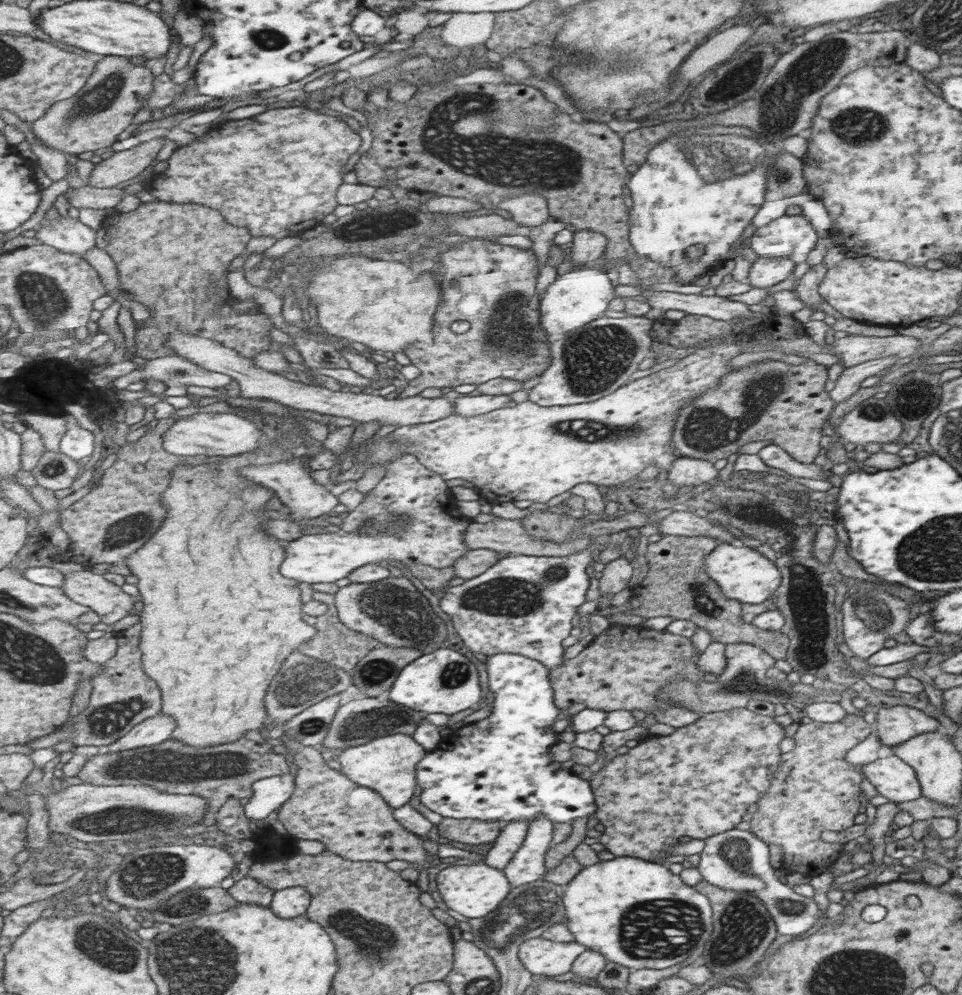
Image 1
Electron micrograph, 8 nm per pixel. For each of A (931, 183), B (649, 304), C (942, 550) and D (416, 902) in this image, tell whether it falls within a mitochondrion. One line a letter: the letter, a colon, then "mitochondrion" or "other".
A: other
B: other
C: mitochondrion
D: other

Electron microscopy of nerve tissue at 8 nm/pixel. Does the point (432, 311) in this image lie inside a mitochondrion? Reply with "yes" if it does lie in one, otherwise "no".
no

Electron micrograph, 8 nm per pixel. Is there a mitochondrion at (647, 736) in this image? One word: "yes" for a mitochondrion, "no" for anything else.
no

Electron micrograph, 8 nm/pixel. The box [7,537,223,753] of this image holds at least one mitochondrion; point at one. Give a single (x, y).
(110, 718)

